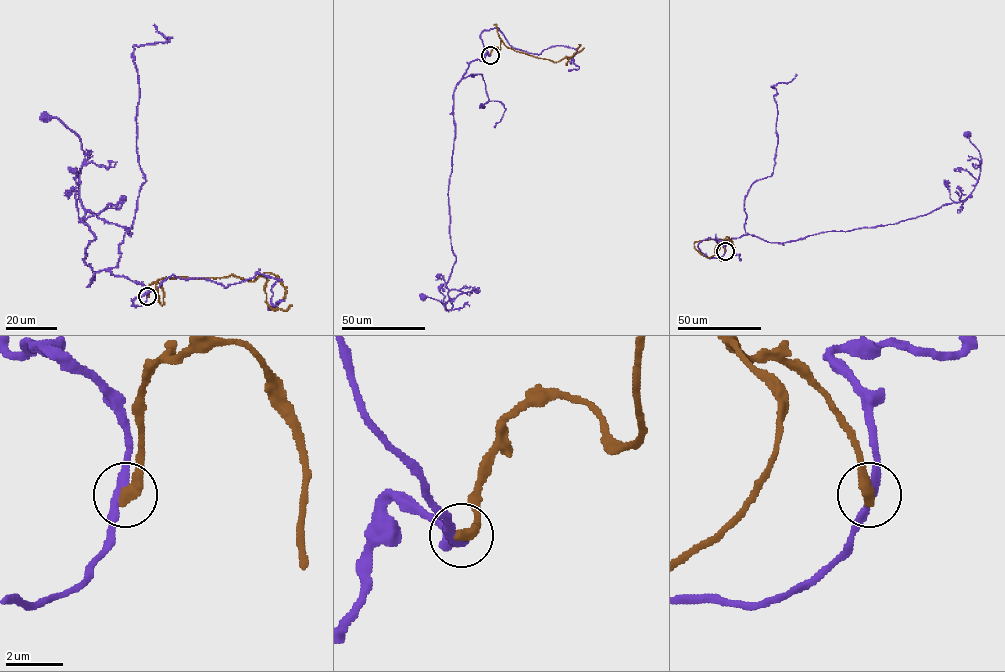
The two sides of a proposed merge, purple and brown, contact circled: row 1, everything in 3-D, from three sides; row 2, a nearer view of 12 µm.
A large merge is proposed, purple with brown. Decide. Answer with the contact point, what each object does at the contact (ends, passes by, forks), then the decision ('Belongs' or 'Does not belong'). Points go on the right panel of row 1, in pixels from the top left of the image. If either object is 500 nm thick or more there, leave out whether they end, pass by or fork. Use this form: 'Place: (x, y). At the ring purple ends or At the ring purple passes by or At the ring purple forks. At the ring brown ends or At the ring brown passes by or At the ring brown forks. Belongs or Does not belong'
Place: (725, 251). At the ring purple passes by. At the ring brown ends. Does not belong

